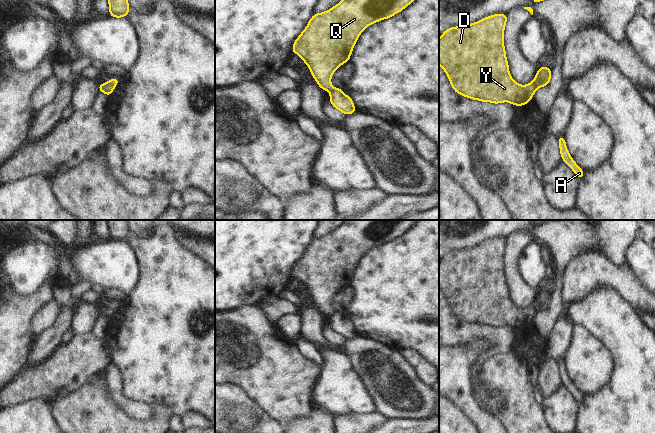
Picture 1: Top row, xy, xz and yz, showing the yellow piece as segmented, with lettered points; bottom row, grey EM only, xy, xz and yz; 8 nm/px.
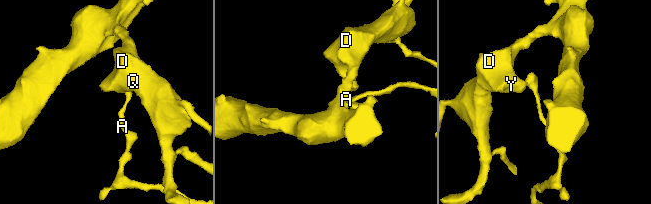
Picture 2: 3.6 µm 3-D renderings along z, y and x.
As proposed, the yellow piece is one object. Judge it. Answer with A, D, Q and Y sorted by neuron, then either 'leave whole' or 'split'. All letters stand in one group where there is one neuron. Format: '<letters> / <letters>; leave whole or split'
A / D Q Y; split

